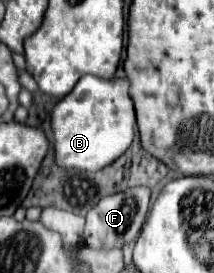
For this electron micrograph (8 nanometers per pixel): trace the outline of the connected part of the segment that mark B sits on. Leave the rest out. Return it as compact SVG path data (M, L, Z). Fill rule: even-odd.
M86 75L52 109L50 127L54 133L54 163L62 169L100 171L130 147L134 125L136 115L128 95L128 79L104 81L100 77Z

